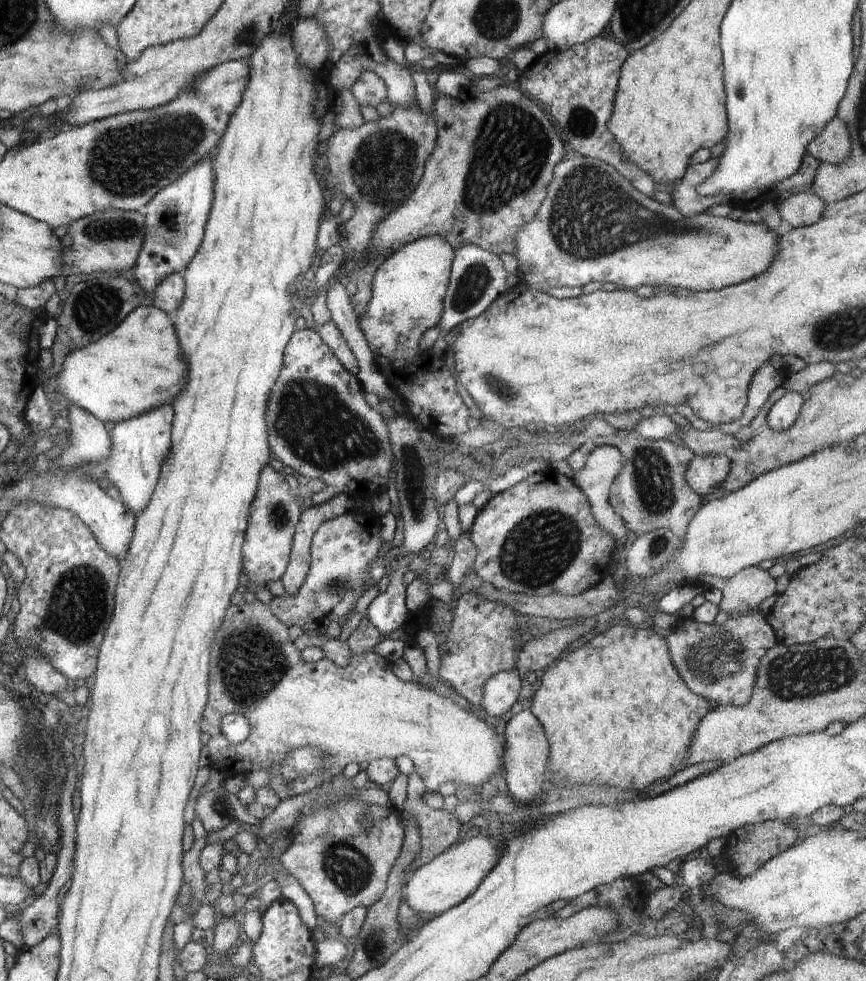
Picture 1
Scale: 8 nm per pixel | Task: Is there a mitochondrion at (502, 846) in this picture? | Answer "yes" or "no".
no

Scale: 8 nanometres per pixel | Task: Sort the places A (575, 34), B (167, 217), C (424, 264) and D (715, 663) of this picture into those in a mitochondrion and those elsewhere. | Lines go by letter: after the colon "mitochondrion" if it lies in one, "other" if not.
A: other
B: mitochondrion
C: other
D: mitochondrion

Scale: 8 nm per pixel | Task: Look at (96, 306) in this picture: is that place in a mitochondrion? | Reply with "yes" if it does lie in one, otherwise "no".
yes

